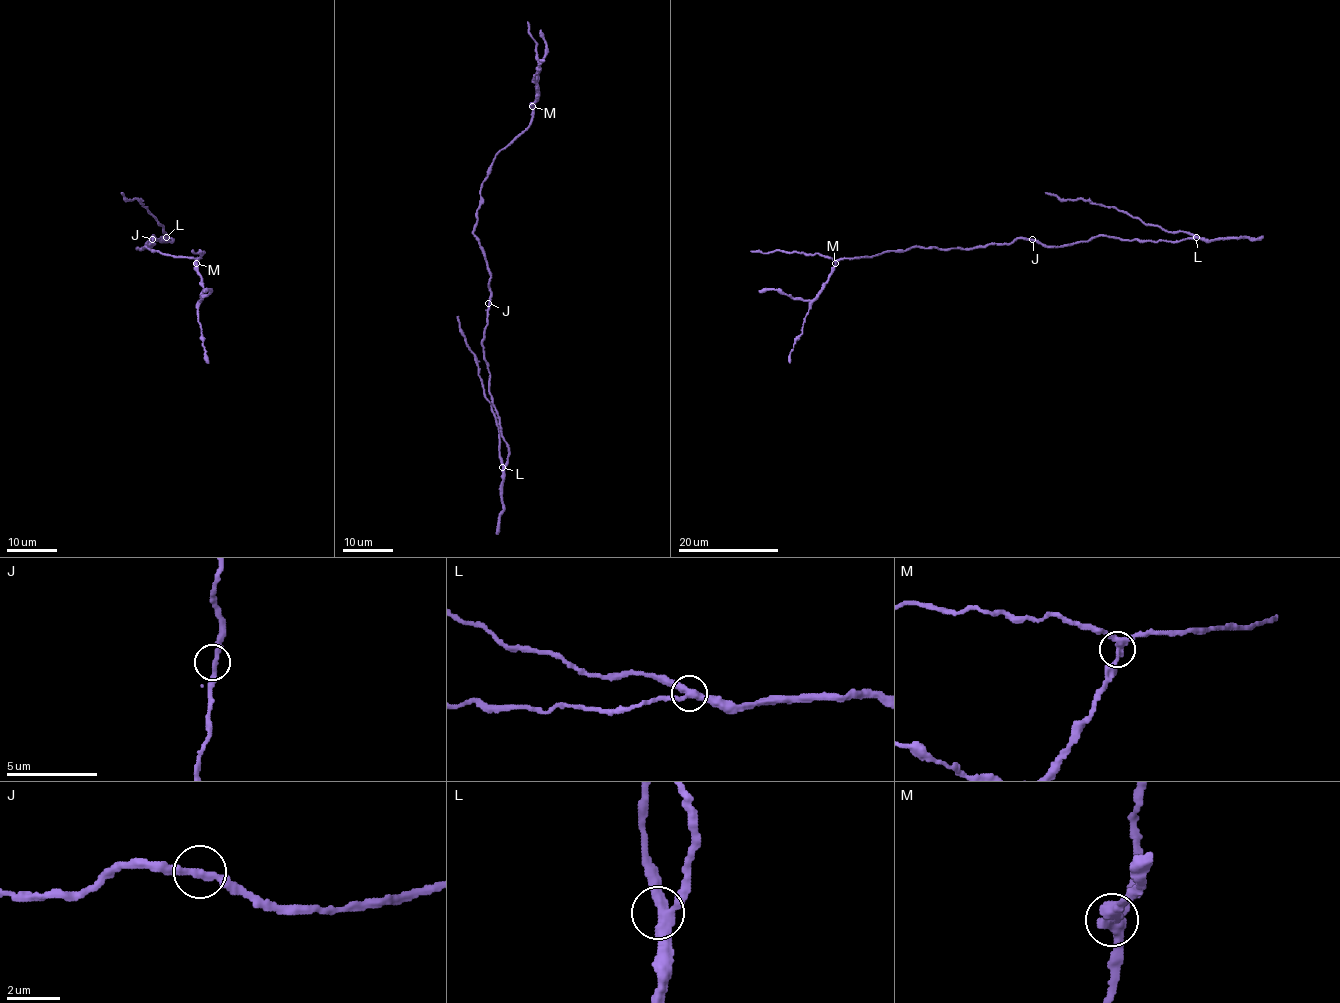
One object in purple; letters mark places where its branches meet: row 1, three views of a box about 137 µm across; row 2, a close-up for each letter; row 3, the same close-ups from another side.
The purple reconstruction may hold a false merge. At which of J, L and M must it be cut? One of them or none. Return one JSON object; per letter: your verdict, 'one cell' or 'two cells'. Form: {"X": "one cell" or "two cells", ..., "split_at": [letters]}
{"J": "one cell", "L": "one cell", "M": "two cells", "split_at": ["M"]}

